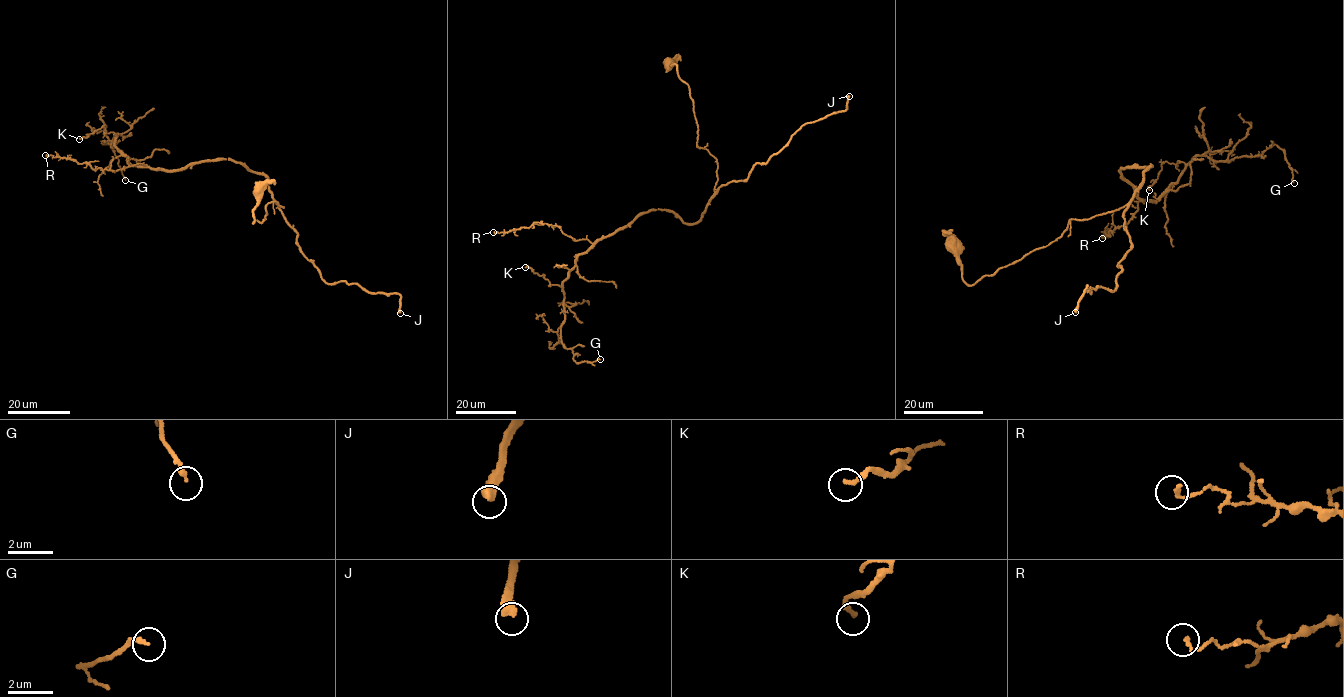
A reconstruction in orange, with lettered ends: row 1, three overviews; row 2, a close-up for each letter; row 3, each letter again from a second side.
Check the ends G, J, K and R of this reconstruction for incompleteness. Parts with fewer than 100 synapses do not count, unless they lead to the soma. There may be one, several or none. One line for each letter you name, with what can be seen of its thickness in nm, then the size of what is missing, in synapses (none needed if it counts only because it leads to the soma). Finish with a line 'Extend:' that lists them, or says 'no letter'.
J: Thickness 440 nm. Roughly 900 synapses
Extend: J

